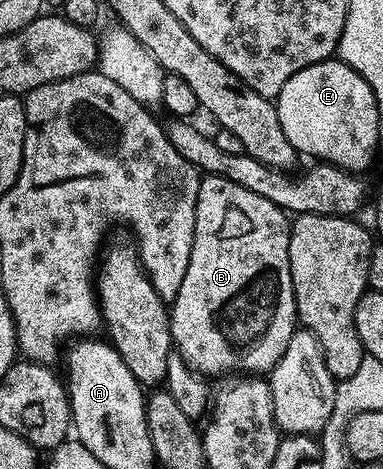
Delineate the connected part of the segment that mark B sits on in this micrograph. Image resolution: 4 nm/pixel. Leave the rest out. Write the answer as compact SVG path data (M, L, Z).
M208 173L201 178L190 265L186 265L182 289L178 289L175 299L170 303L172 341L175 350L191 366L197 369L271 369L282 353L286 353L286 345L290 345L292 336L298 330L296 294L288 252L291 228L286 211L274 201L267 200L224 175Z

